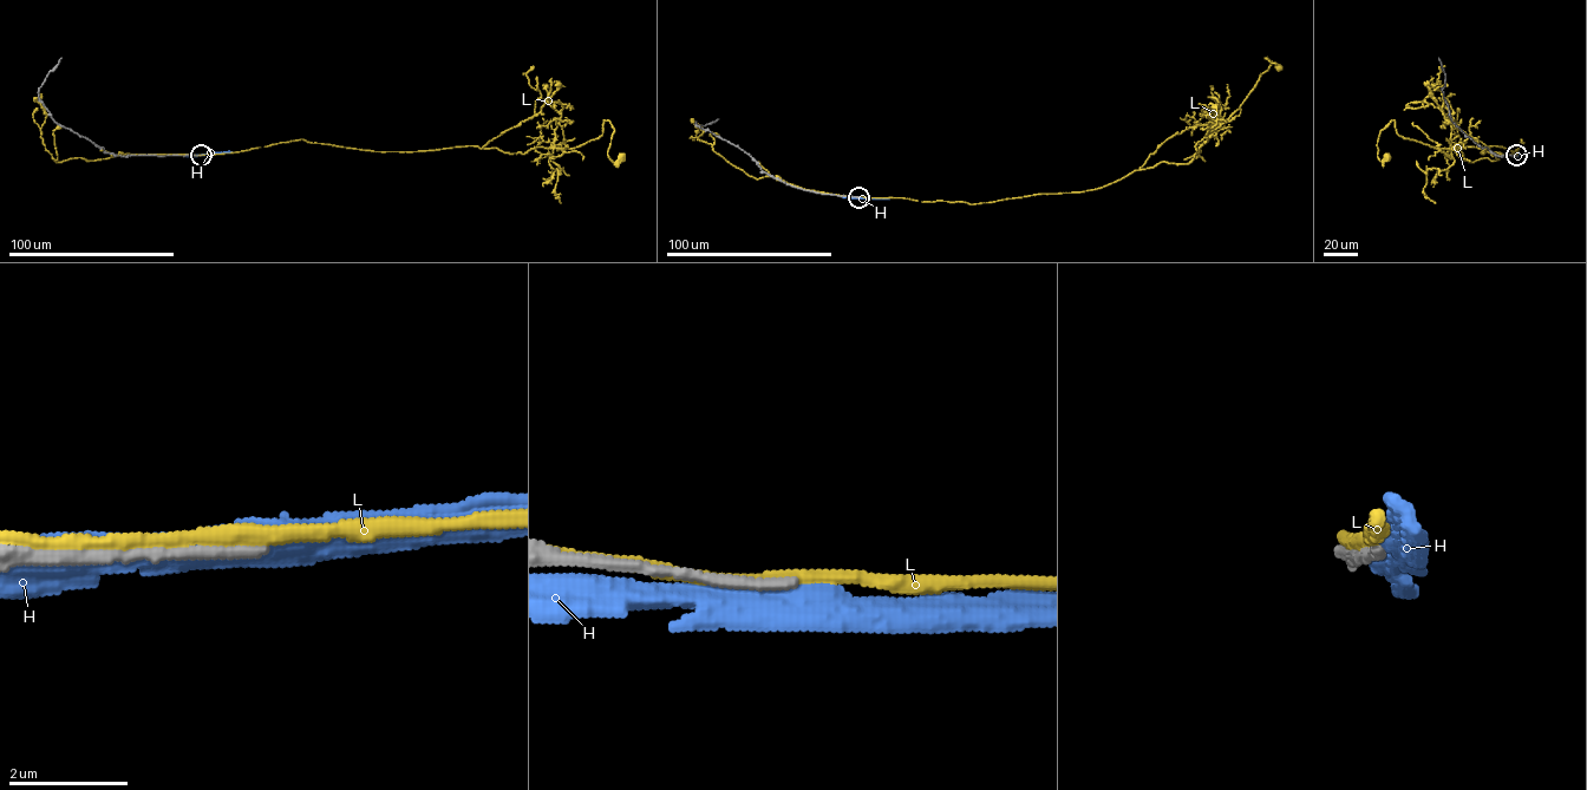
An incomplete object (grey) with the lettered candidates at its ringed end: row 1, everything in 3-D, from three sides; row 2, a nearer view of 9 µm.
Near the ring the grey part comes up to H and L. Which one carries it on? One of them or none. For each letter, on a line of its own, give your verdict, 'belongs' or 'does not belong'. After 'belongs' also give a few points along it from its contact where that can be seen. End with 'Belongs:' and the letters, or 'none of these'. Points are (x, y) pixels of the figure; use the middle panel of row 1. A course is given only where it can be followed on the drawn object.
H: does not belong
L: does not belong
Belongs: none of these

